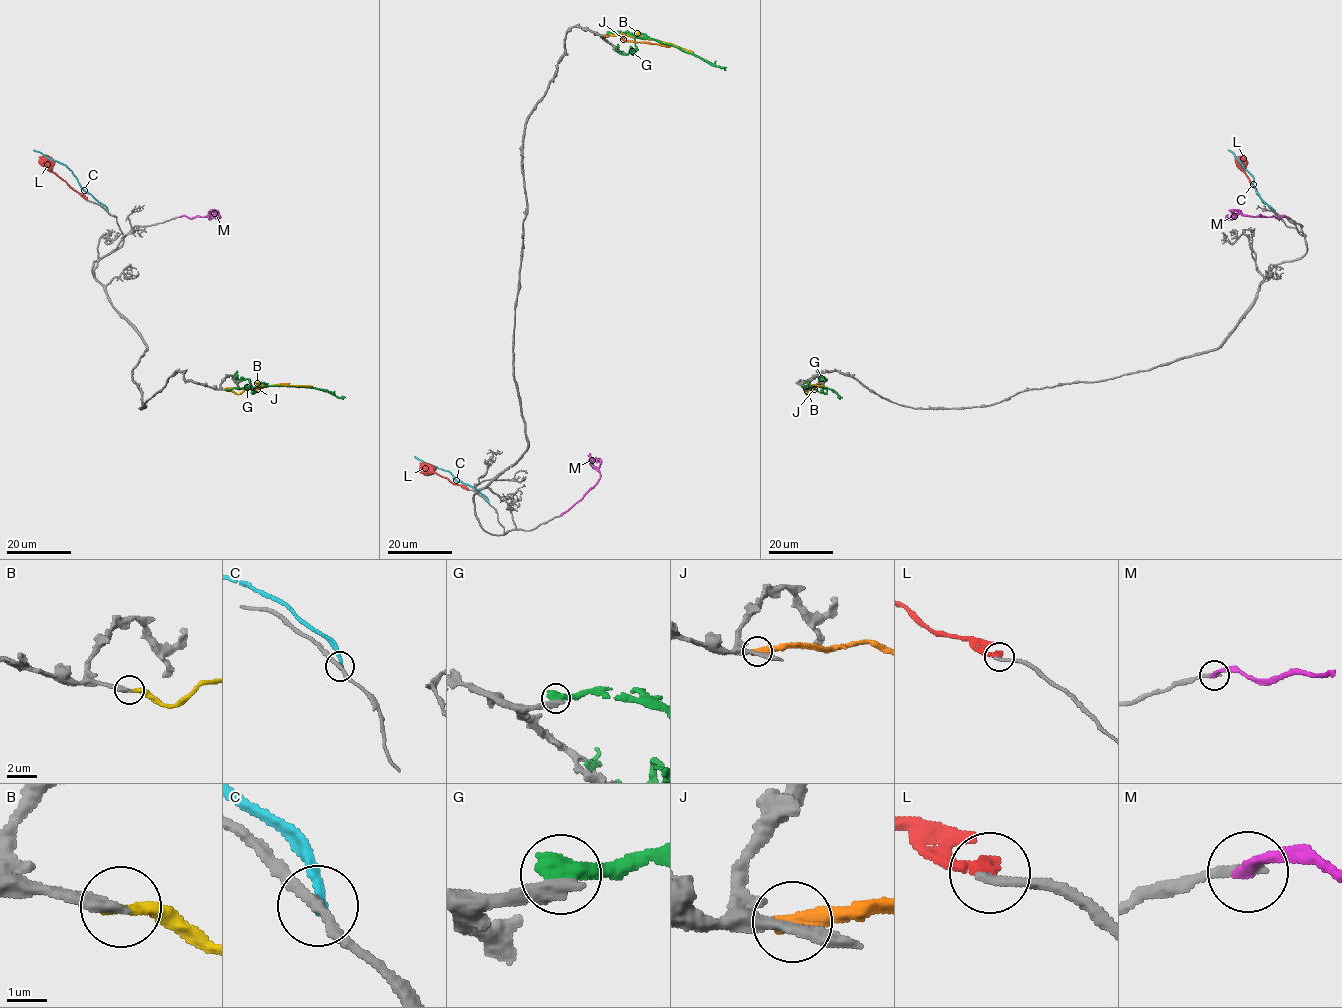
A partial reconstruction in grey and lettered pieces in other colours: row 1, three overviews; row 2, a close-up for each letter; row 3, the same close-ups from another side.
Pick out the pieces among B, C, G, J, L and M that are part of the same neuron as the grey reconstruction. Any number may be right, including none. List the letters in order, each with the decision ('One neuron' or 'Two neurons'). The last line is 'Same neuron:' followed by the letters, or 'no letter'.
B: One neuron
C: Two neurons
G: Two neurons
J: Two neurons
L: Two neurons
M: Two neurons
Same neuron: B

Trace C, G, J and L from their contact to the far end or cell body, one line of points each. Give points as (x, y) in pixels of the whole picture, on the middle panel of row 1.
C: (488, 502), (485, 496), (458, 481), (447, 471), (424, 463), (414, 456)
G: (608, 33), (651, 37), (726, 67)
J: (605, 36), (619, 34), (627, 41), (671, 46)
L: (468, 489), (453, 484), (420, 463)

